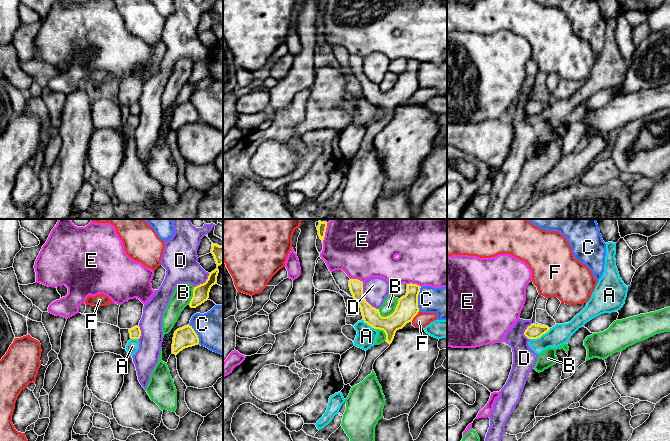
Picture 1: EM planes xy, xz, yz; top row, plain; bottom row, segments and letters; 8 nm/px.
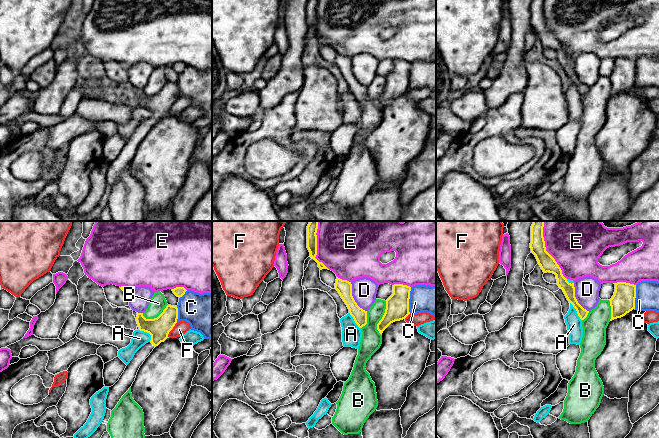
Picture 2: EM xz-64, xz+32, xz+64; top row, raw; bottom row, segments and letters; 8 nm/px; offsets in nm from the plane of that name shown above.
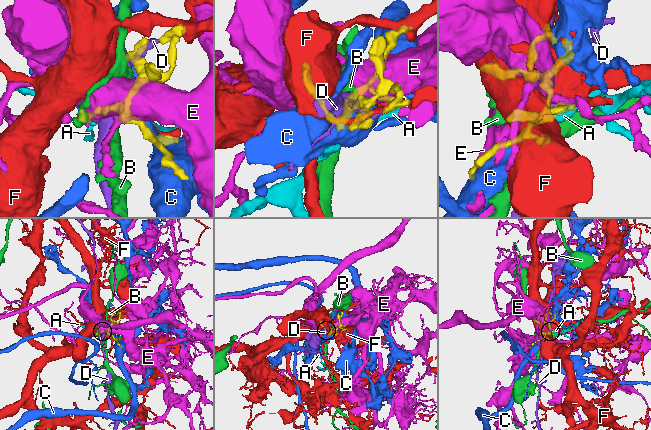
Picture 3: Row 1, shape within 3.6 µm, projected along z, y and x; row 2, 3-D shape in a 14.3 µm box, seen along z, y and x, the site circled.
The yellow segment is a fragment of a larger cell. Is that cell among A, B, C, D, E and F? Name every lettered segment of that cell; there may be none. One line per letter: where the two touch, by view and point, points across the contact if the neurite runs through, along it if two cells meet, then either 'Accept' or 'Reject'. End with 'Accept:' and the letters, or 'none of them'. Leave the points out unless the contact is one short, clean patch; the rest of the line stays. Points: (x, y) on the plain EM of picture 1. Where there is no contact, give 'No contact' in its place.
A: Touches yellow at yz (540, 112). Reject
B: Touches yellow at xz (393, 88). Reject
C: Touches yellow at xz (417, 75). Reject
D: Touches yellow at xz (363, 73). Reject
E: Touches yellow at xz (414, 60). Reject
F: Touches yellow at xz (415, 91). Reject
Accept: none of them

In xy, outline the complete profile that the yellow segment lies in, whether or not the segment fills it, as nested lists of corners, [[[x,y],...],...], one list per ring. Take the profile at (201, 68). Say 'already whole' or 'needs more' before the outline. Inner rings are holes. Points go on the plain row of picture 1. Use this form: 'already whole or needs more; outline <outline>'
already whole; outline [[[212,19],[211,29],[217,40],[217,44],[209,49],[205,59],[200,60],[193,65],[193,73],[189,79],[191,84],[196,84],[209,74],[209,68],[213,61],[217,60],[217,52],[219,49],[218,43],[223,39],[223,22]]]

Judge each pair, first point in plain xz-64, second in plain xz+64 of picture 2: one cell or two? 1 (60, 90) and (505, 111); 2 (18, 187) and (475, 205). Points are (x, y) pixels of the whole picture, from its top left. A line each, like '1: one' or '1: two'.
1: two
2: two

